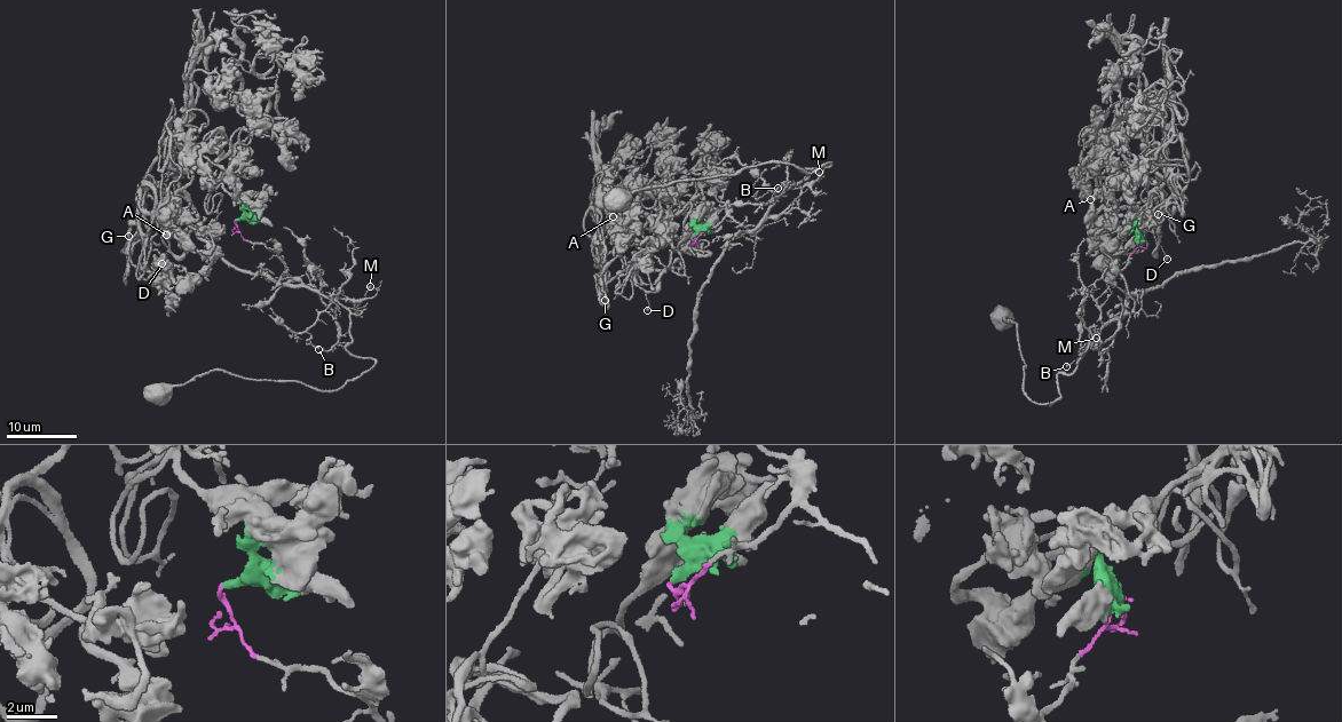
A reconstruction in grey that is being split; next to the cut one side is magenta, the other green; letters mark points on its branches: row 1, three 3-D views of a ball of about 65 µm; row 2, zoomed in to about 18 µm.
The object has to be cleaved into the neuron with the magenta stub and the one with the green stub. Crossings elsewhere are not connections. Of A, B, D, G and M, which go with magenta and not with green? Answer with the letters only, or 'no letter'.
B, M

